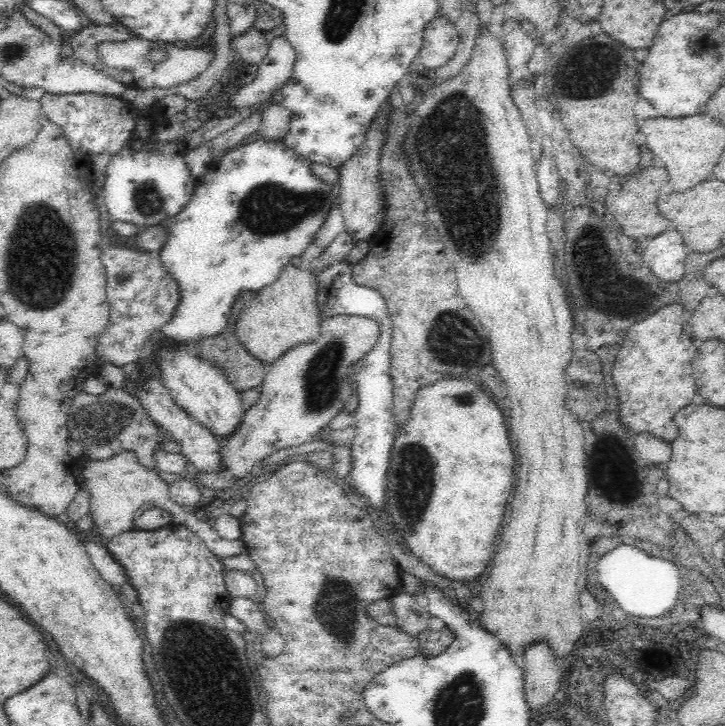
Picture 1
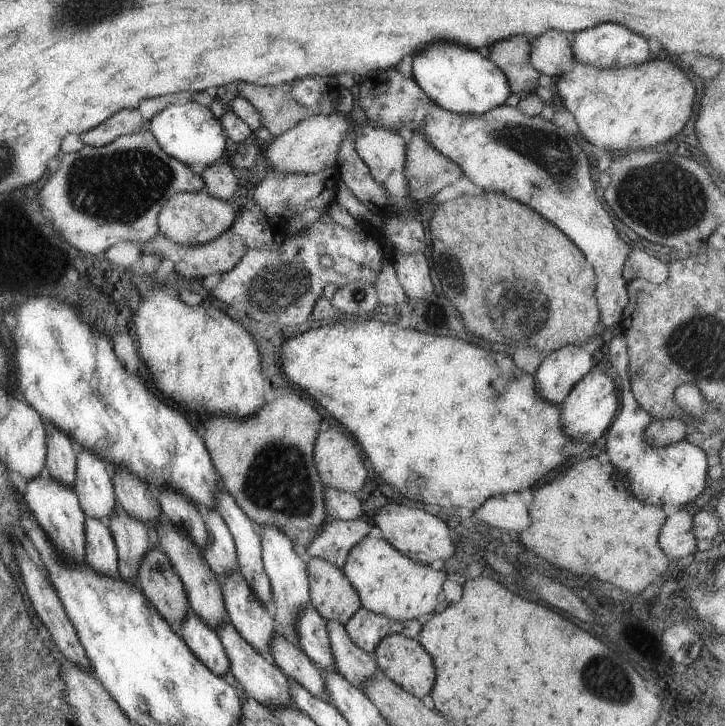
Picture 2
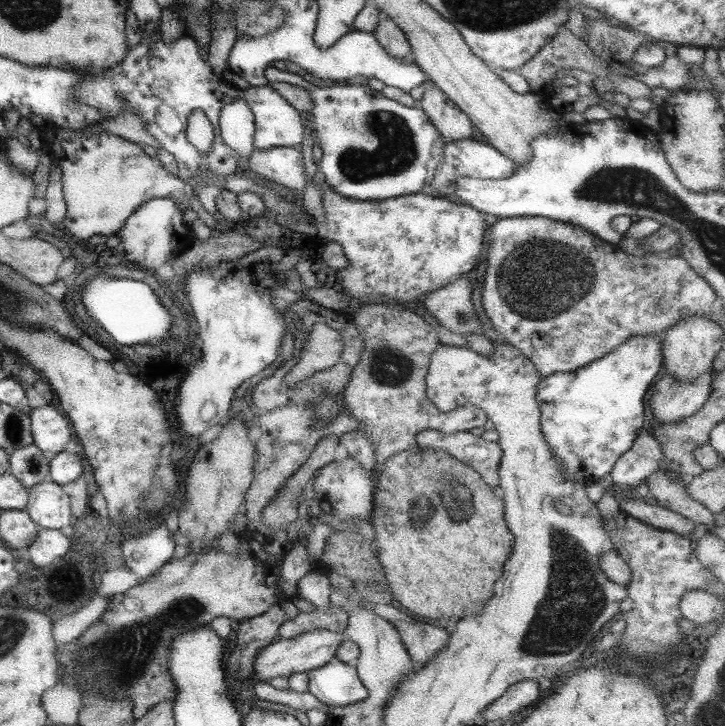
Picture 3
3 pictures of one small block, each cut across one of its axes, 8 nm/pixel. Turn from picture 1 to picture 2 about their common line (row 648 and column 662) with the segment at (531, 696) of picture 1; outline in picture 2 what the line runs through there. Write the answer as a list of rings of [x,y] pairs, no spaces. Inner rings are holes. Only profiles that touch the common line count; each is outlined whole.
[[[683,507],[664,518],[657,542],[669,560],[681,556],[692,556],[697,539],[691,534],[692,512]]]

